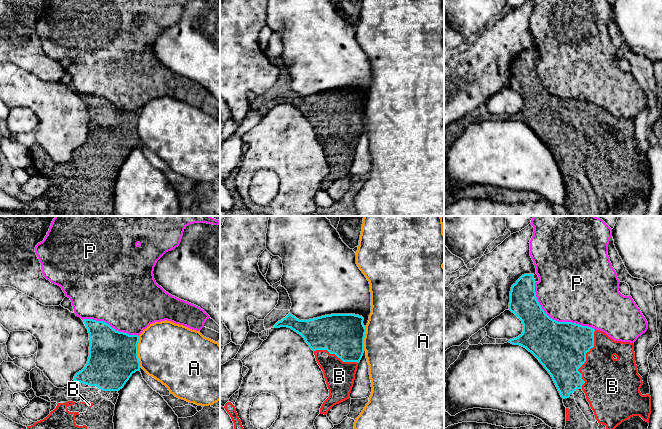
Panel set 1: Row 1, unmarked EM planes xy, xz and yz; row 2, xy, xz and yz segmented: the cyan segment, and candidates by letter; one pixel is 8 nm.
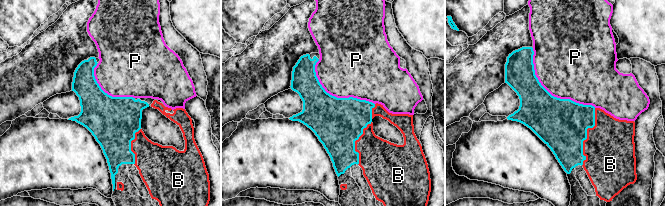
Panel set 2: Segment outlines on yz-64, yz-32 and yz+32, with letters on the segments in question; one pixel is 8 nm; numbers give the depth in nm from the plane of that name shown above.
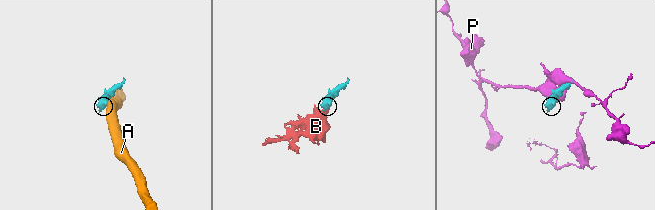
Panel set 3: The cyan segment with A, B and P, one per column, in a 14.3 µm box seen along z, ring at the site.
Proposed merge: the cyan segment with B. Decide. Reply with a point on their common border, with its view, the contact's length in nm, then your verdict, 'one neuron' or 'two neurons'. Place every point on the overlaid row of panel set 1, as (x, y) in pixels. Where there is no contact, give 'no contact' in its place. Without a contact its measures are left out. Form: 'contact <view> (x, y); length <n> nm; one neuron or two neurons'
contact yz (585, 359); length 500 nm; one neuron

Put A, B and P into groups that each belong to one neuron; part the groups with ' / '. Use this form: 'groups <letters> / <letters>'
groups A / B / P

